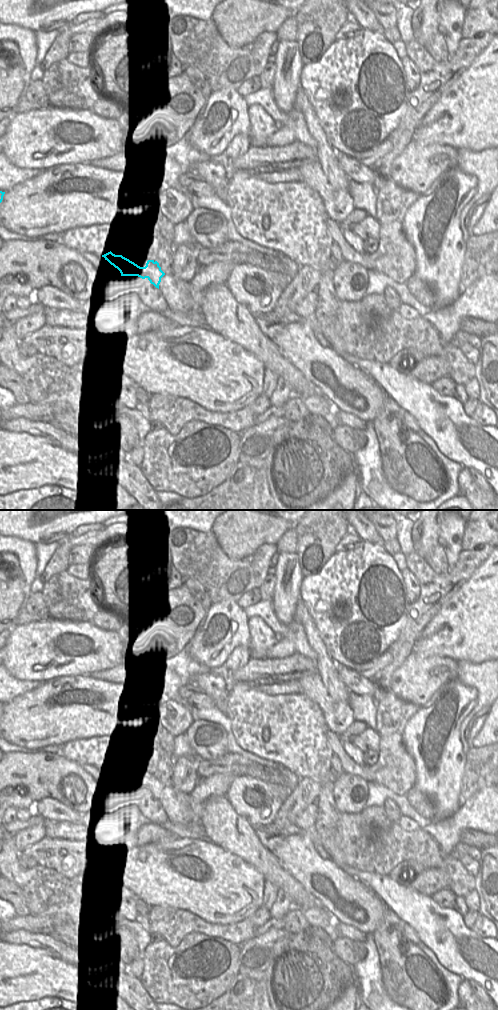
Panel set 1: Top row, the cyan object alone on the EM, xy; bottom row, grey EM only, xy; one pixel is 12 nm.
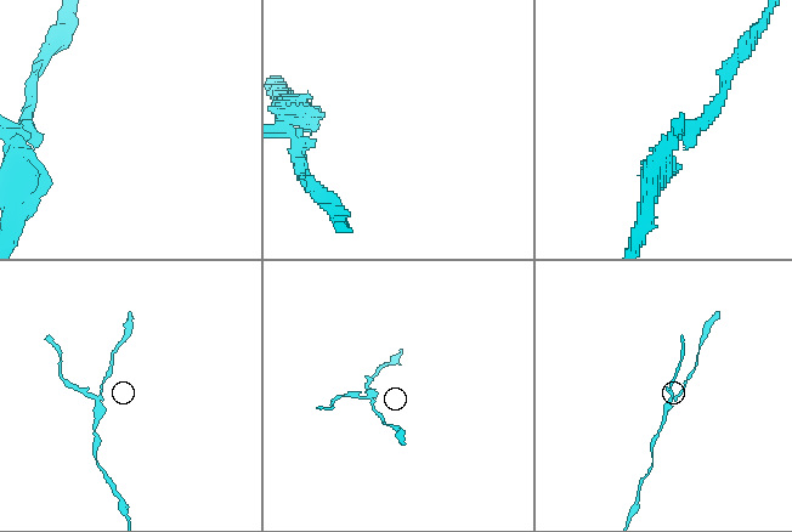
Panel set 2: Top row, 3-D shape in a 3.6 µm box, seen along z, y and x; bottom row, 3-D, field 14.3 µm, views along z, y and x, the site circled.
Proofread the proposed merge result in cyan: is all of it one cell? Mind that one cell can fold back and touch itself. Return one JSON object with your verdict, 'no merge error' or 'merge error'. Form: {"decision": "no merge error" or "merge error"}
{"decision": "merge error"}

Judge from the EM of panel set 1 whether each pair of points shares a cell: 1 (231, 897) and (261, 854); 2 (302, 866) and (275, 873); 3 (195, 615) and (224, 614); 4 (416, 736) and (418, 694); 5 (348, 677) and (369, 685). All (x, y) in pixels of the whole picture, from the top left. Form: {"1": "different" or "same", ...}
{"1": "different", "2": "different", "3": "different", "4": "different", "5": "same"}

